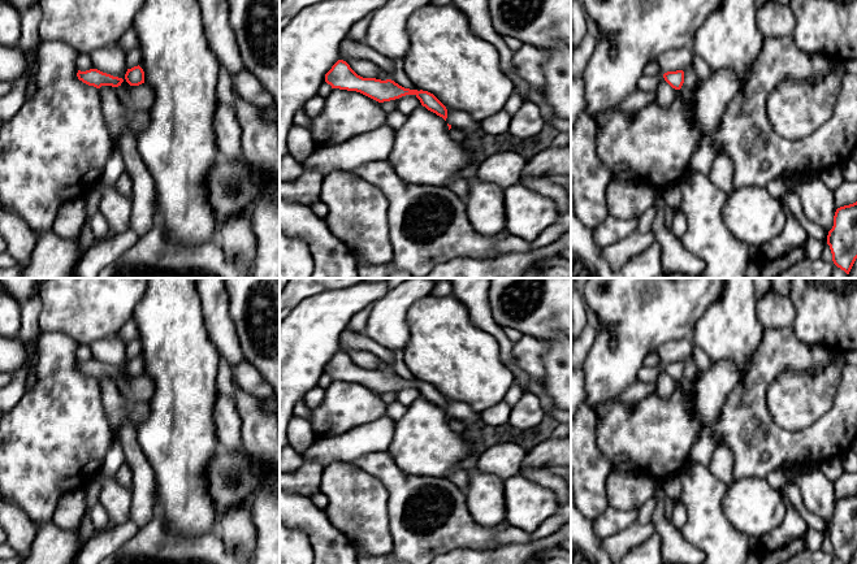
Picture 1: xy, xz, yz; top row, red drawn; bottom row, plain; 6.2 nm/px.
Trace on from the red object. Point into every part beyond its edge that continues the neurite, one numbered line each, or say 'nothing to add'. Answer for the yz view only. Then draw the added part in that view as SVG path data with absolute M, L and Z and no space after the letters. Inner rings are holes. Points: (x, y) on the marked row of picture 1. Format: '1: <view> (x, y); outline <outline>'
nothing to add

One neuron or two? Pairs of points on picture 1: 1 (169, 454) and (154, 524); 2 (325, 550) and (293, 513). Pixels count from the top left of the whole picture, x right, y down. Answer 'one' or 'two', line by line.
1: two
2: one

